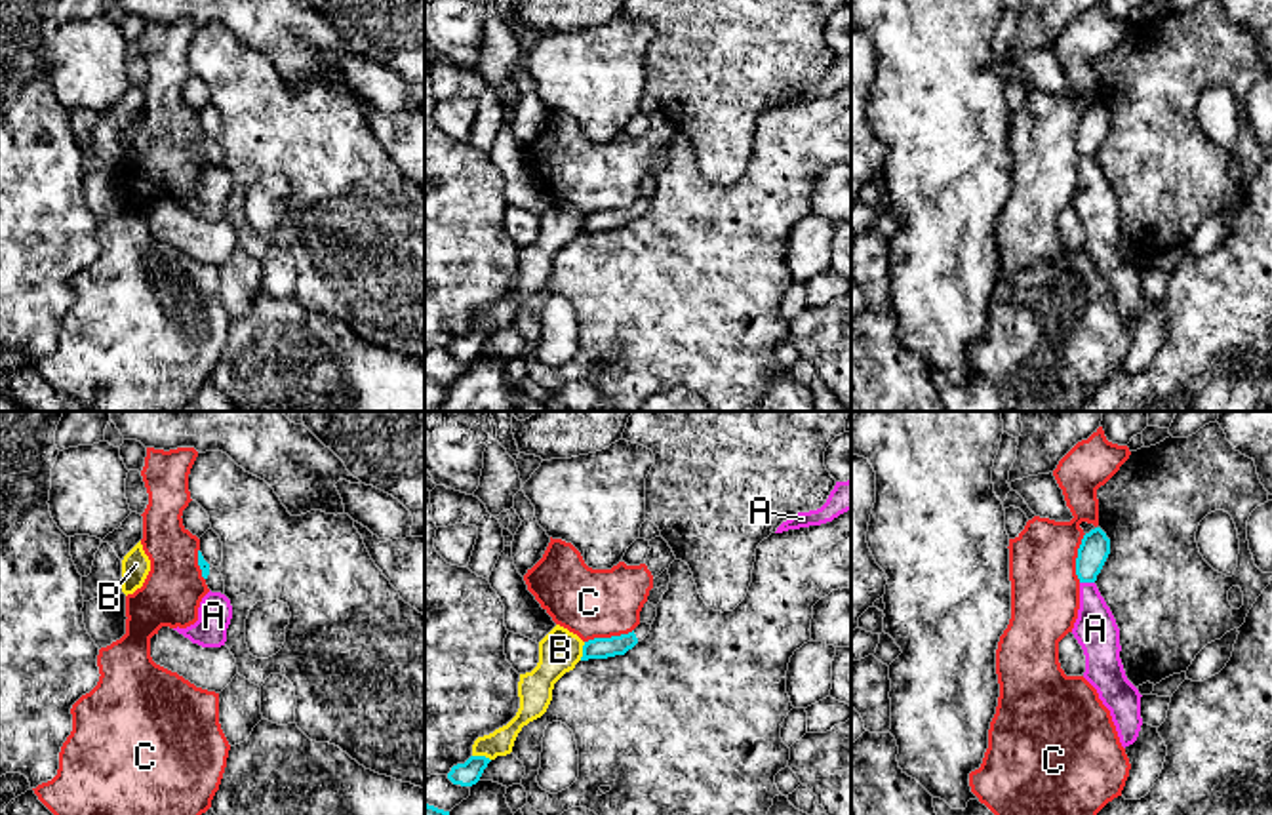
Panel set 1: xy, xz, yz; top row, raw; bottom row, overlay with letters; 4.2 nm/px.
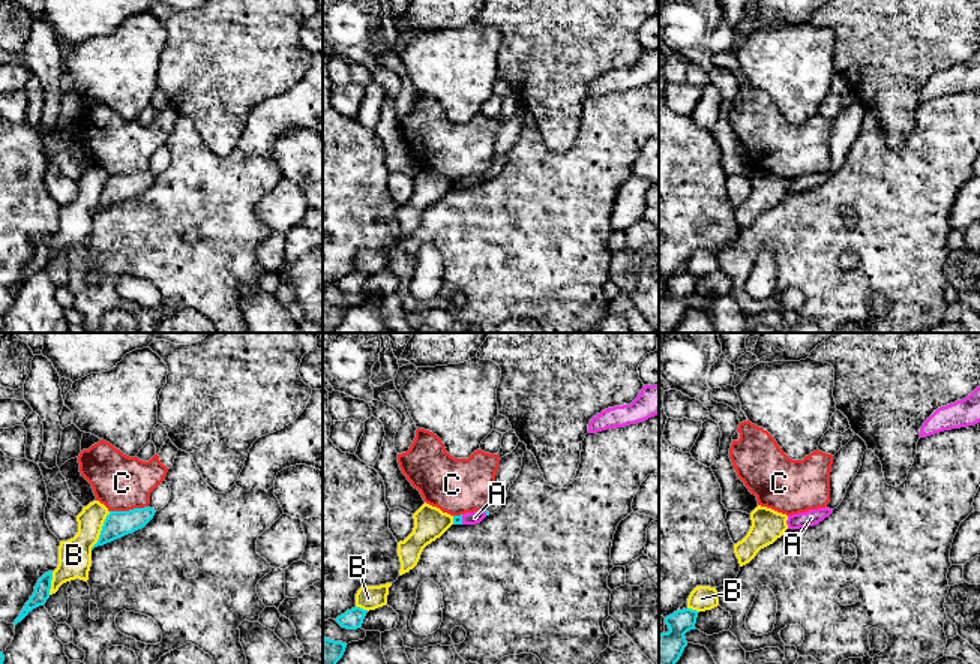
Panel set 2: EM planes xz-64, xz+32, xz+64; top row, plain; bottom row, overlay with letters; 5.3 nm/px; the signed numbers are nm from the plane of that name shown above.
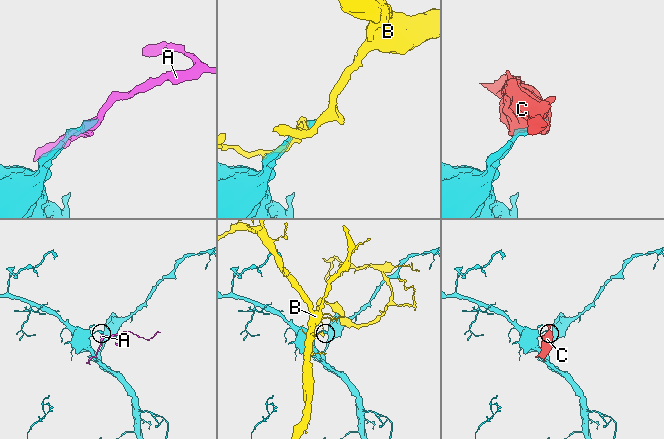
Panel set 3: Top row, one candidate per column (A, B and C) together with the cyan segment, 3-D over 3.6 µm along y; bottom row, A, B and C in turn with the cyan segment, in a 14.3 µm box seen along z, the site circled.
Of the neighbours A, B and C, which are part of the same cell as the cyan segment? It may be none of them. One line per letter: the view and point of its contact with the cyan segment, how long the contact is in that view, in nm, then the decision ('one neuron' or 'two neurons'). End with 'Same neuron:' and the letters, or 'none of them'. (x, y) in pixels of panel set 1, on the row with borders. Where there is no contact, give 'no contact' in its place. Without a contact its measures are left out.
A: contact yz (1088, 581); length 60 nm; two neurons
B: contact xz (583, 652); length 80 nm; two neurons
C: contact xz (608, 638); length 220 nm; two neurons
Same neuron: none of them

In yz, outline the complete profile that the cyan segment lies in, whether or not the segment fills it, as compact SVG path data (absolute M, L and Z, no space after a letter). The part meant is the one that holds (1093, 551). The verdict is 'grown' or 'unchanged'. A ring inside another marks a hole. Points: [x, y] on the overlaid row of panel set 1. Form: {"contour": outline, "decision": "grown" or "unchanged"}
{"contour": "M1101 527L1083 535L1076 558L1076 575L1080 583L1095 583L1110 554L1110 539Z", "decision": "unchanged"}

